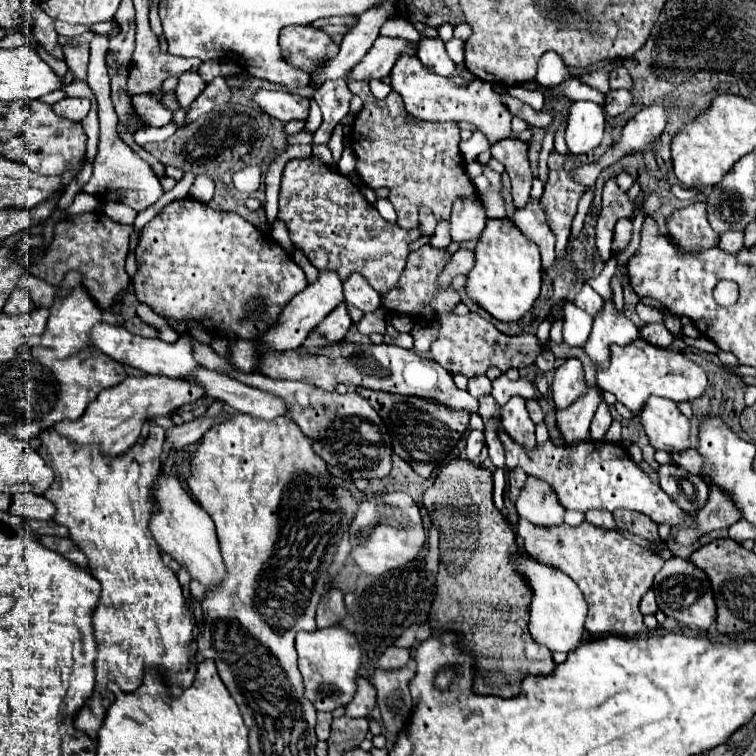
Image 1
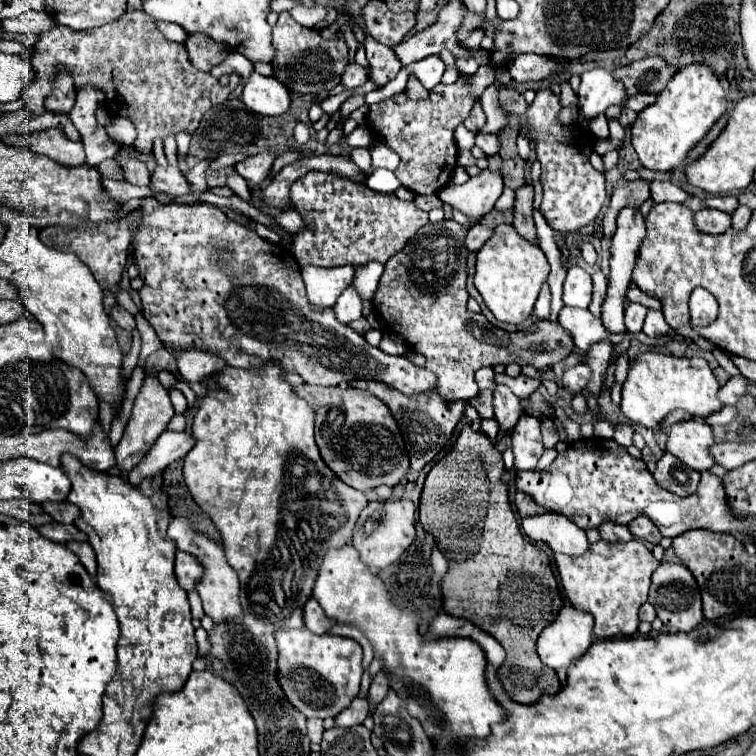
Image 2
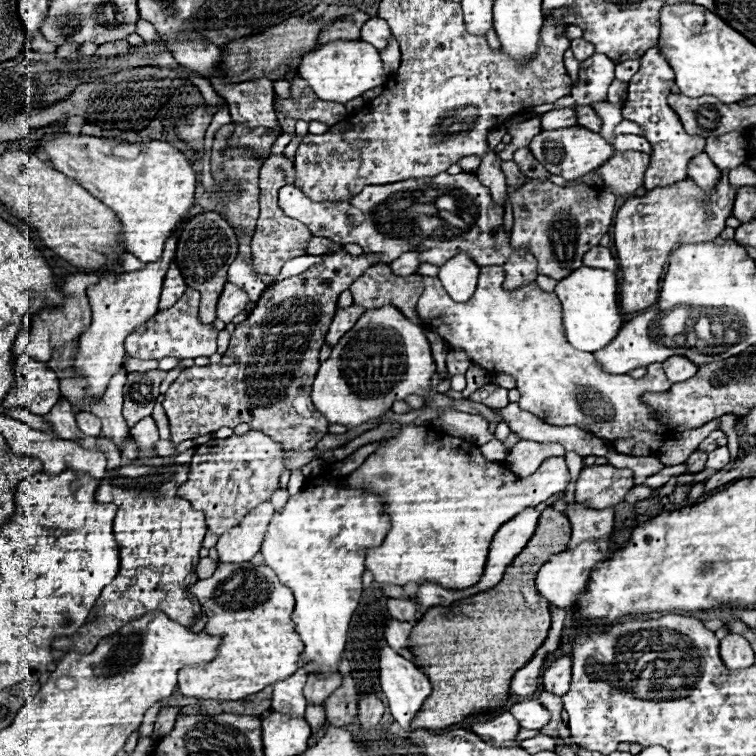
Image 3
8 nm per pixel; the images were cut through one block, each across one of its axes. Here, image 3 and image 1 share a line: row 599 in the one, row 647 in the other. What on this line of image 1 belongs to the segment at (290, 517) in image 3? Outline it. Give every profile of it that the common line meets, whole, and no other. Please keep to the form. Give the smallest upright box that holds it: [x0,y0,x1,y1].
[296,626,360,712]

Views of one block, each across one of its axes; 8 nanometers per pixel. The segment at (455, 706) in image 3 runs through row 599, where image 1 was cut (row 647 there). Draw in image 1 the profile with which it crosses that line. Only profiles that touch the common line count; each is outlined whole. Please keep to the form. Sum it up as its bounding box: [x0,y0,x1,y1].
[422,458,556,698]

